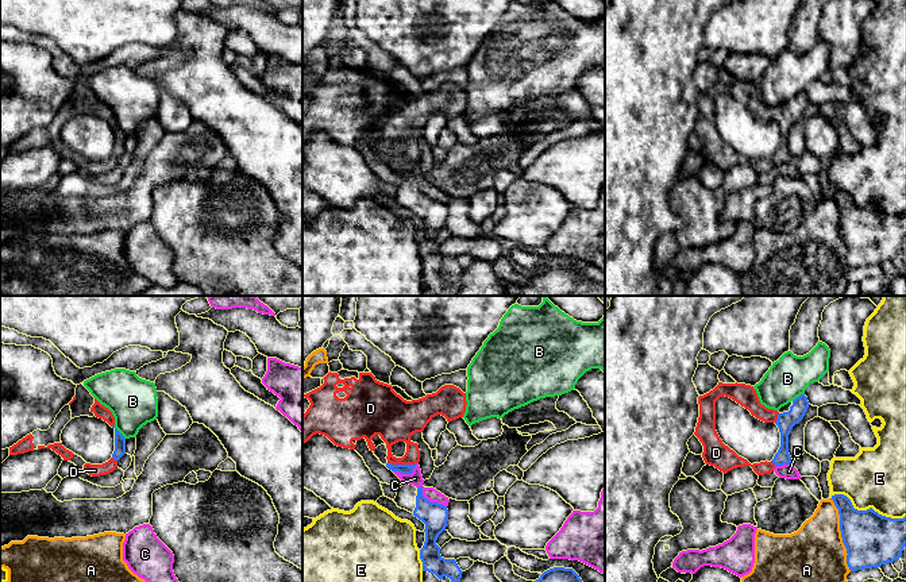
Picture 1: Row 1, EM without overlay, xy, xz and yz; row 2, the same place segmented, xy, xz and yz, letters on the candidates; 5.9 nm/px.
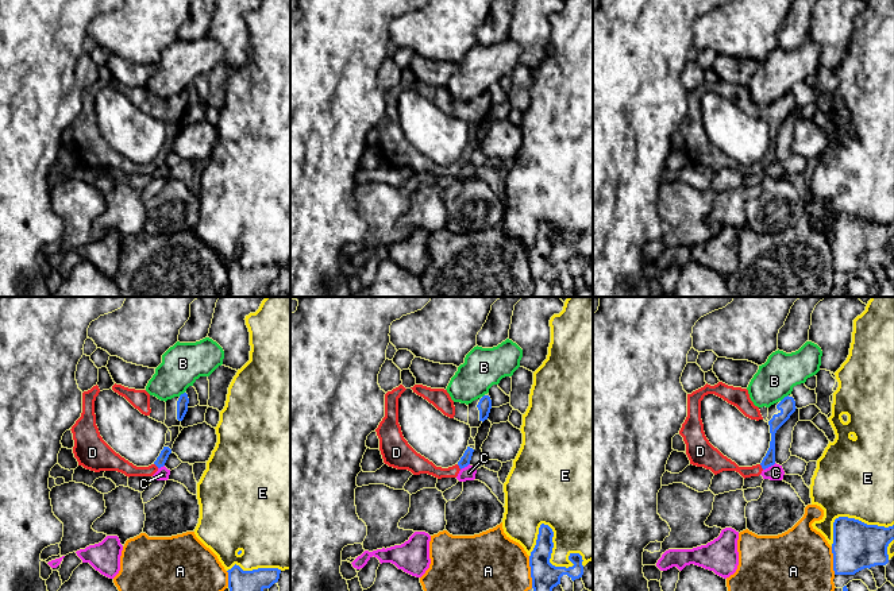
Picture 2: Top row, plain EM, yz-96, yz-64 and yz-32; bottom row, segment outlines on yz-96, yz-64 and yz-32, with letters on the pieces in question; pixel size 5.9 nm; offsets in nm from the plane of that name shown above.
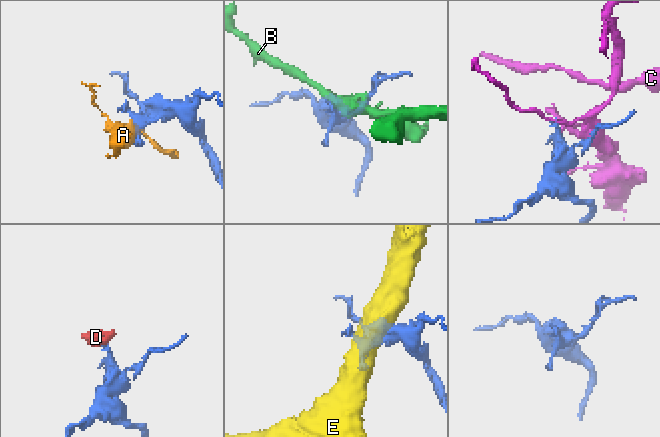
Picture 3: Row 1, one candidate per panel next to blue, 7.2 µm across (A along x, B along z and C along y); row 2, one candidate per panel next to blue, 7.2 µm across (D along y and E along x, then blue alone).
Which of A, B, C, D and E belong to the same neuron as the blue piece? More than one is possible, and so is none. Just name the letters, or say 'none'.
D

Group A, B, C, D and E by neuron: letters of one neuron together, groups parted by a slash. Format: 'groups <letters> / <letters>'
groups A / B / C / D / E

